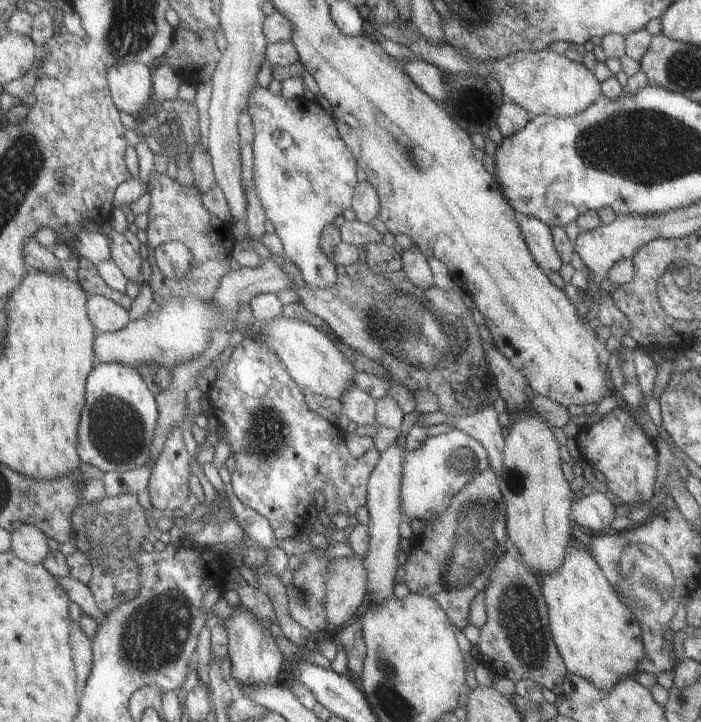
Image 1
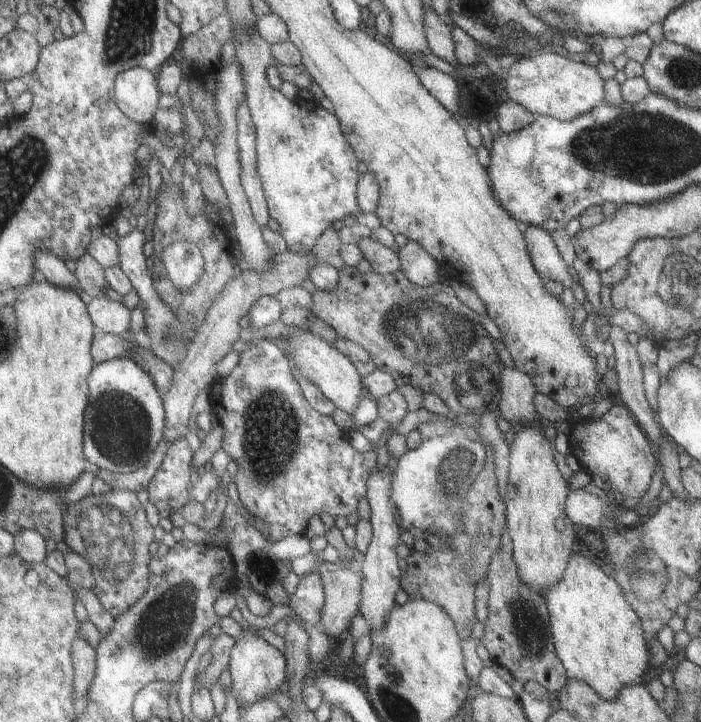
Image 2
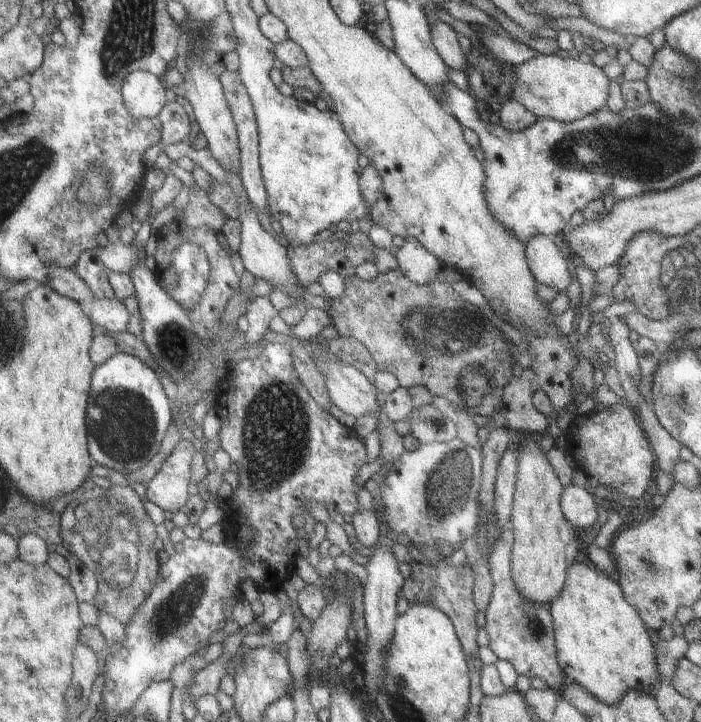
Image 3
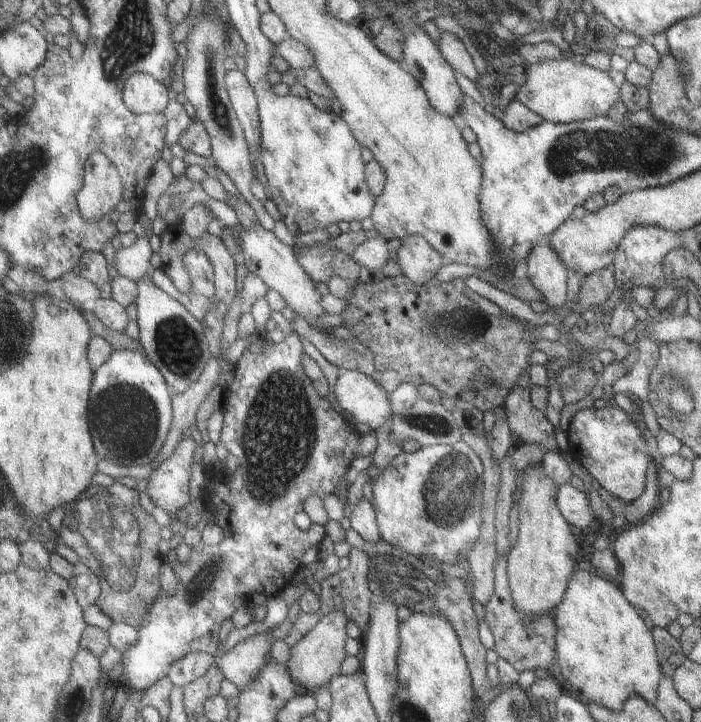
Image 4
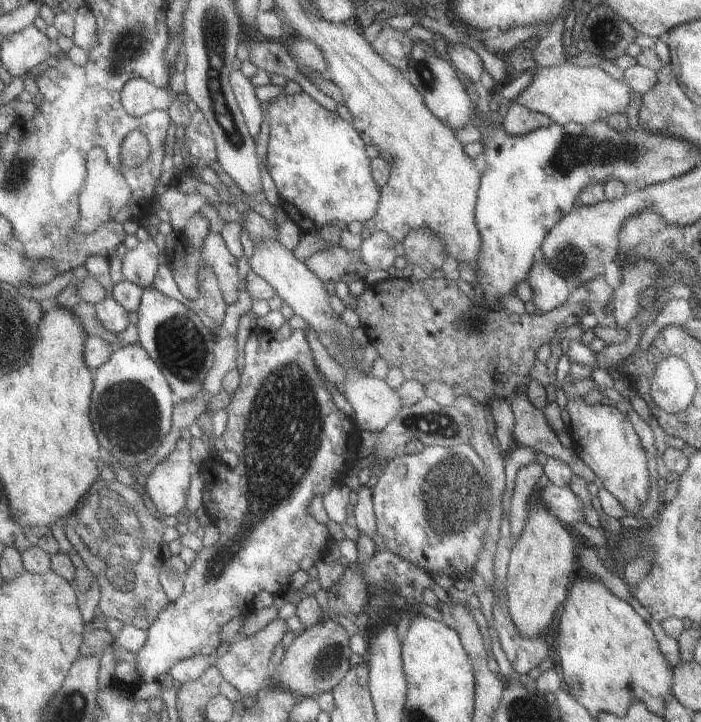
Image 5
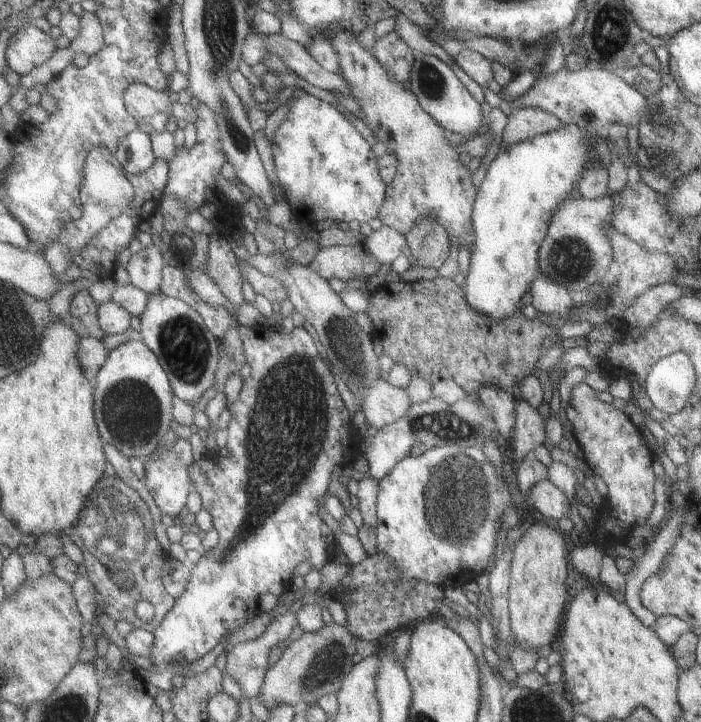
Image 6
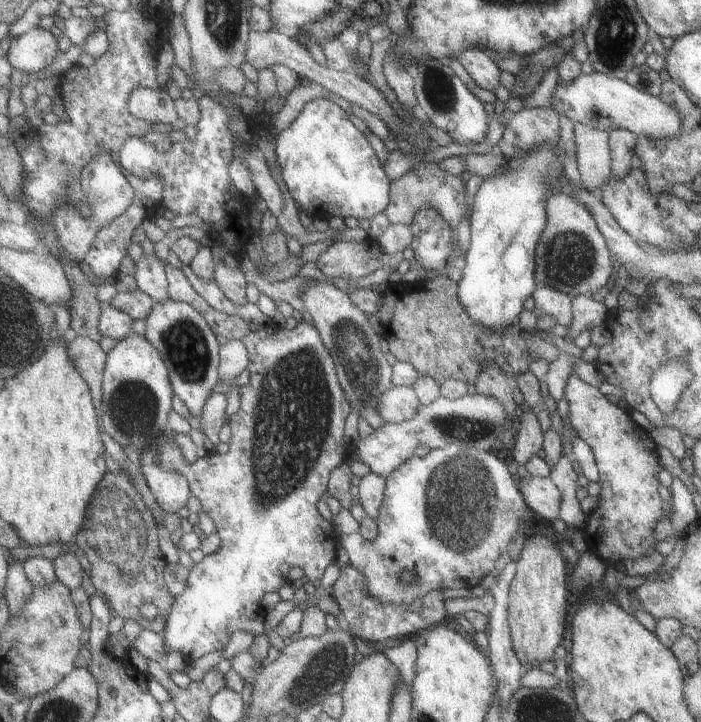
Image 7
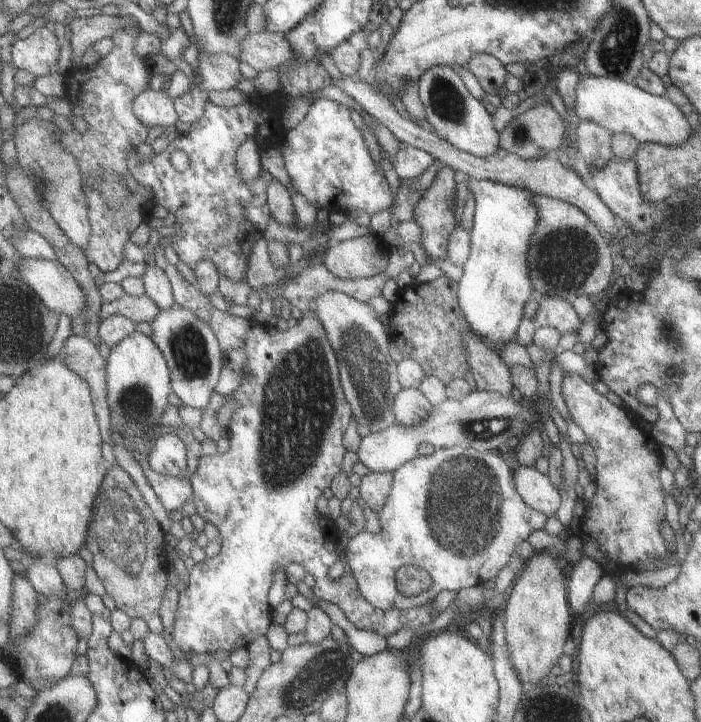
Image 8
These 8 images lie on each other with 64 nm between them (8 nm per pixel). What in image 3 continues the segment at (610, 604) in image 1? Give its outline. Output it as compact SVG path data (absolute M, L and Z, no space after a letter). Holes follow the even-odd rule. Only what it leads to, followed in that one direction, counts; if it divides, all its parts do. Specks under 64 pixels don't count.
M573 561L567 568L563 588L559 596L548 604L548 611L553 624L553 638L556 659L561 674L562 685L580 684L595 700L607 706L617 704L627 690L649 691L657 680L658 670L654 659L654 648L646 628L640 618L624 599L620 585L593 566Z

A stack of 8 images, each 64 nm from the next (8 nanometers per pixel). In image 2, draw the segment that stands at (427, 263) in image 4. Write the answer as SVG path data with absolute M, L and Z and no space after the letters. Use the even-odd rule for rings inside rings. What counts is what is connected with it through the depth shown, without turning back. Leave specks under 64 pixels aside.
M411 240L399 248L401 259L401 270L403 276L413 284L420 287L428 287L437 281L438 265L434 258L431 258L417 242Z

